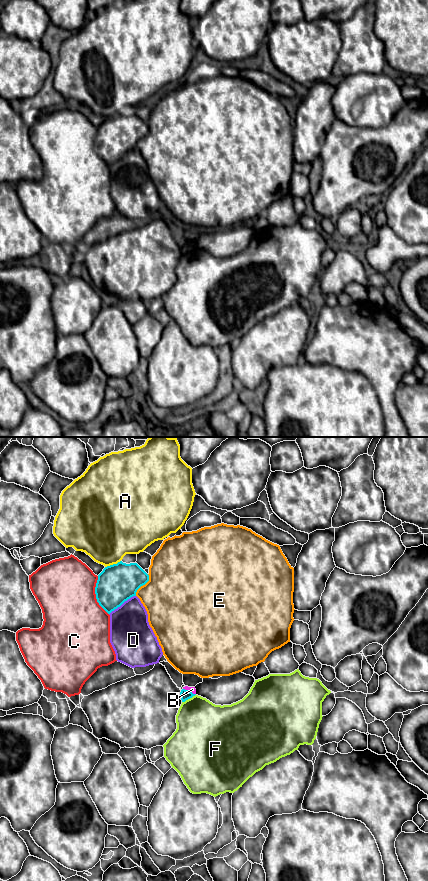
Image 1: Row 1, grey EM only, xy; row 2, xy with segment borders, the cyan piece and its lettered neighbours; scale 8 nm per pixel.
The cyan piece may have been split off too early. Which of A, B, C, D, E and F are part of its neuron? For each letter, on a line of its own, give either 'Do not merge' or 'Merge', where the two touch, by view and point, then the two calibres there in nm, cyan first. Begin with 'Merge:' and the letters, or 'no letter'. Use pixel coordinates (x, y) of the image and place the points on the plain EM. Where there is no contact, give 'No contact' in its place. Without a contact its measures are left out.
Merge: no letter
A: Do not merge. Touches cyan at xy (113, 116). Thickness 320 nm (cyan) against 440 nm
B: Do not merge. Touches cyan at xy (189, 243). Thickness 80 nm (cyan) against 50 nm
C: Do not merge. Touches cyan at xy (96, 147). Thickness 320 nm (cyan) against 460 nm
D: Do not merge. Touches cyan at xy (122, 155). Thickness 320 nm (cyan) against 340 nm
E: Do not merge. Touches cyan at xy (143, 136). Thickness 320 nm (cyan) against 460 nm
F: Do not merge. Touches cyan at xy (188, 250). Thickness 80 nm (cyan) against 400 nm

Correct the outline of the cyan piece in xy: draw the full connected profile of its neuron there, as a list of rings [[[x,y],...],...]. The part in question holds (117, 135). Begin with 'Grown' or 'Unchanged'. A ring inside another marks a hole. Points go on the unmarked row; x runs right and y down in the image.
Unchanged. [[[122,113],[107,118],[98,127],[95,139],[99,157],[110,166],[149,133],[149,127],[137,116]]]

